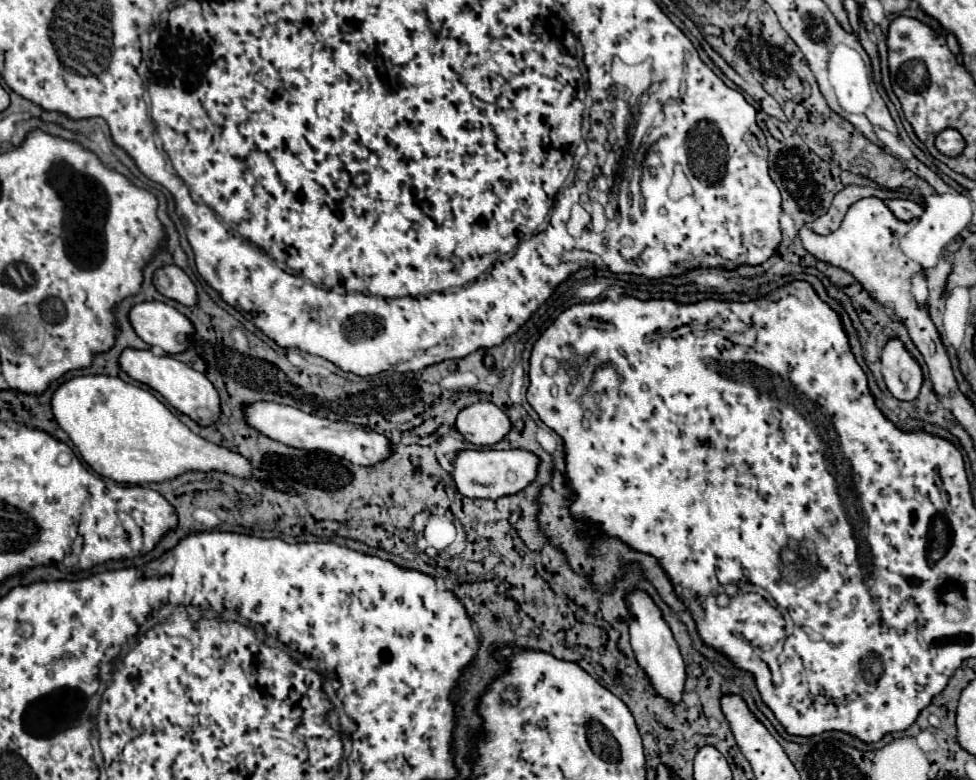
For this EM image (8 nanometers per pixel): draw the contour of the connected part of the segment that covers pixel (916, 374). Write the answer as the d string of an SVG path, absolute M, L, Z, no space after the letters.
M891 339L881 353L881 373L889 393L899 401L913 401L919 395L923 373L899 339Z

